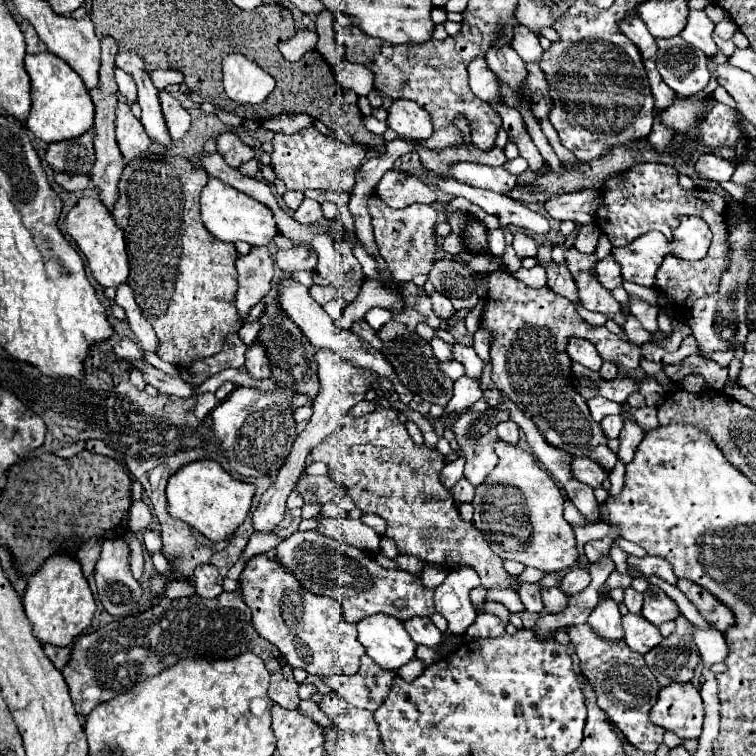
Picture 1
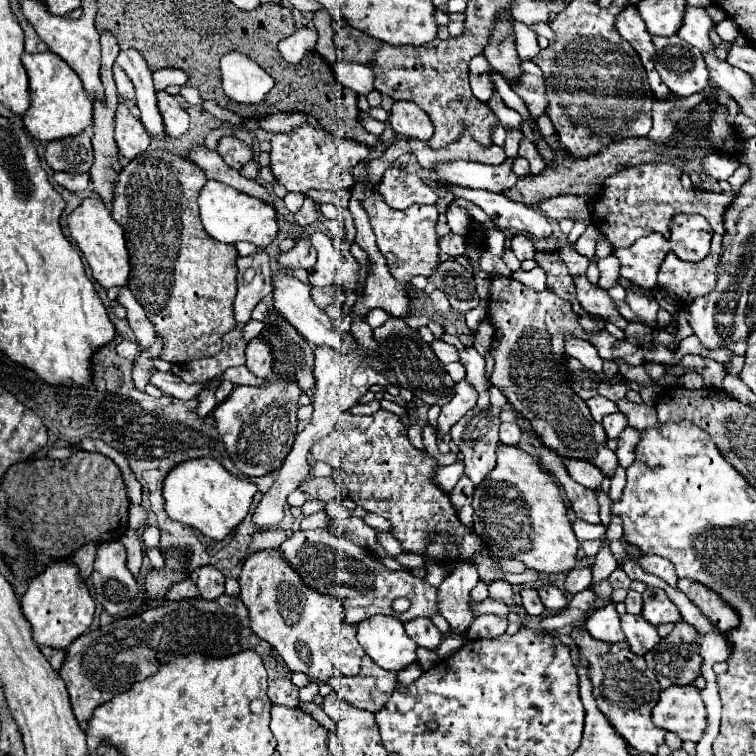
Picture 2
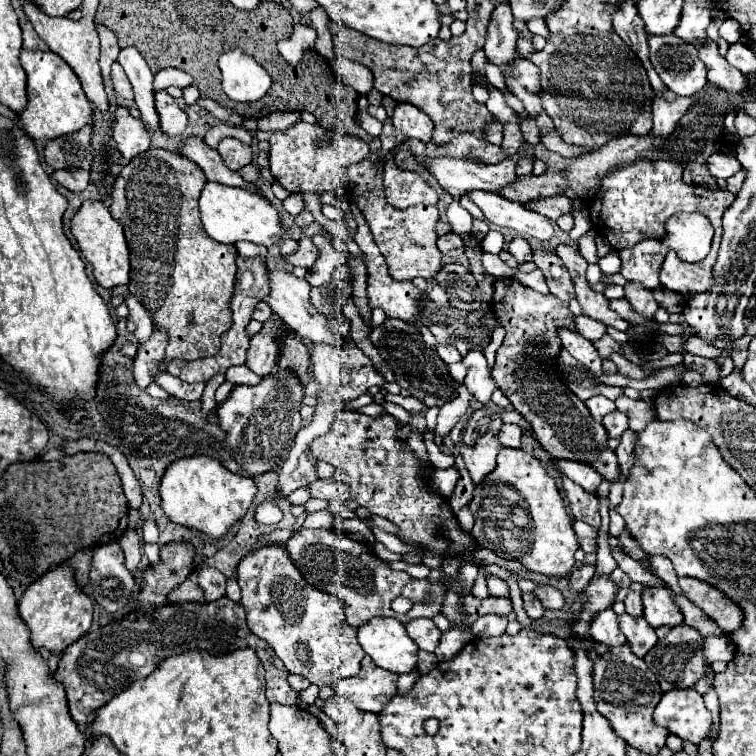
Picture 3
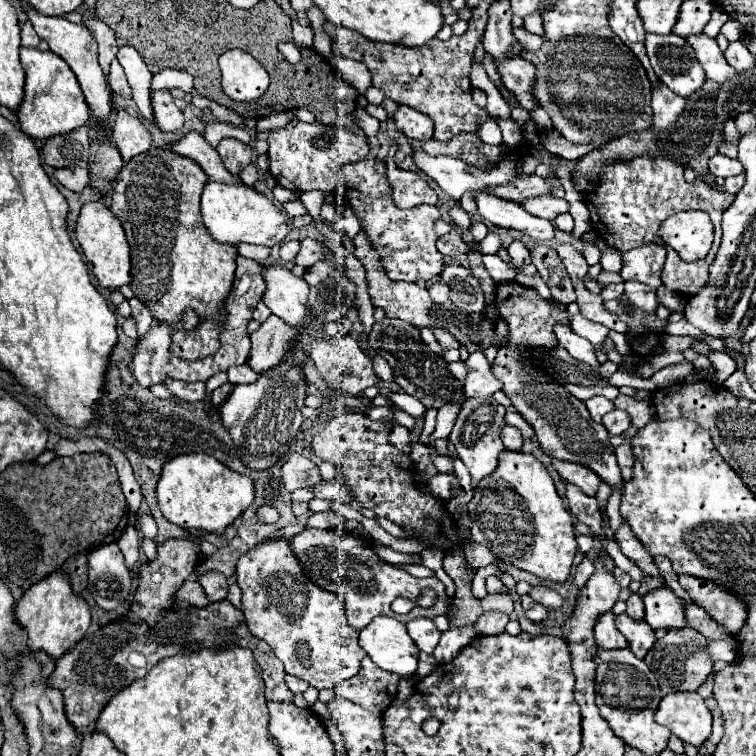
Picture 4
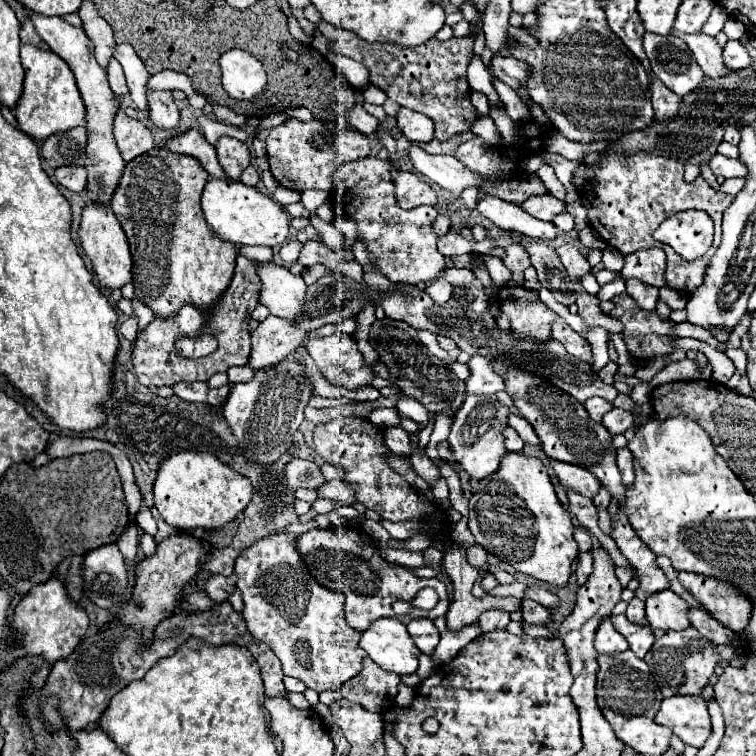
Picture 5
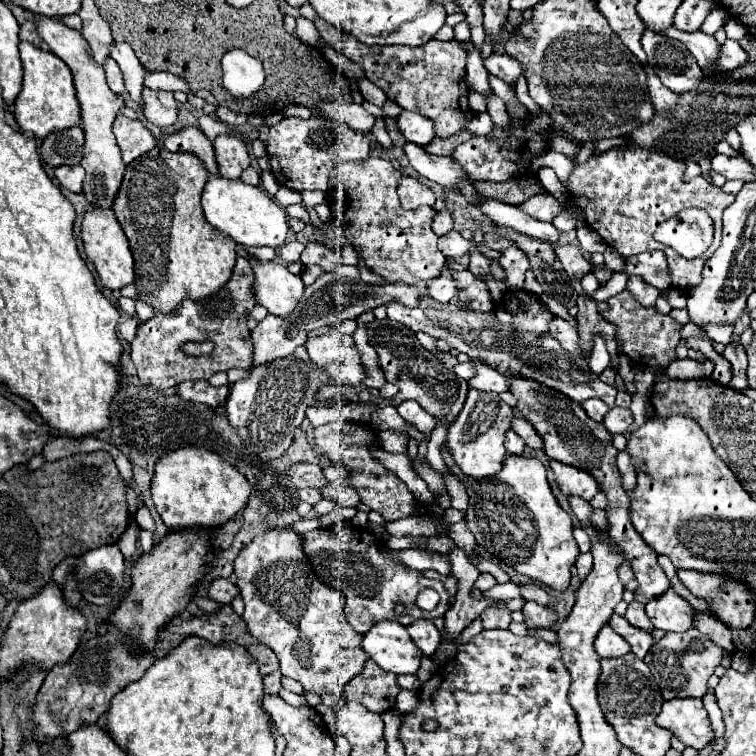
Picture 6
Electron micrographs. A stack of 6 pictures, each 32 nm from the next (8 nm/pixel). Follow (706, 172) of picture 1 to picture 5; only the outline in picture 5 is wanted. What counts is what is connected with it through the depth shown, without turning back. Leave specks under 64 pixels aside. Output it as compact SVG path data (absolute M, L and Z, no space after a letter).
M722 154L712 156L710 168L716 176L724 178L748 178L748 168L744 168L744 162L740 158L728 158Z

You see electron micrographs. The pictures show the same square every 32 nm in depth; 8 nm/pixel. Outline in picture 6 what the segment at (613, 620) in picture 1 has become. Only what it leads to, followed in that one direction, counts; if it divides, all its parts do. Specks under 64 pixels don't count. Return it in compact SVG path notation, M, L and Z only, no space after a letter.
M604 626L594 642L594 648L598 652L600 658L618 658L618 656L624 656L630 652L630 646L628 642L618 636L610 626Z

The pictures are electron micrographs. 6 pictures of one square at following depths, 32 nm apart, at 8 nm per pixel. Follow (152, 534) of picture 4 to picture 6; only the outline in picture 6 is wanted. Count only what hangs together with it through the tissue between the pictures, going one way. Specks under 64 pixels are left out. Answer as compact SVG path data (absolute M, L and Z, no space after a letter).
M140 504L138 510L136 510L136 522L138 522L140 528L154 530L154 520L152 520L152 516L150 516L150 512L148 512L148 508L144 504Z

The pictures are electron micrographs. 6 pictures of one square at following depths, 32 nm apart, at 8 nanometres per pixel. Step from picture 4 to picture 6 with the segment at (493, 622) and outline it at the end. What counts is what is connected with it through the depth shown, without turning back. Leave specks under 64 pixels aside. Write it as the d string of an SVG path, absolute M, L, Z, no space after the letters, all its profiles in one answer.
M494 602L482 612L482 622L484 622L484 628L508 628L512 622L512 616L504 602Z

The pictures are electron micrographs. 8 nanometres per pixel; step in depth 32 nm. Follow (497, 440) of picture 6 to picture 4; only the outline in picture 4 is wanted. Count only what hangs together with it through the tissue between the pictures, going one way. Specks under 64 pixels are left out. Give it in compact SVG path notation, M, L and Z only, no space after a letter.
M492 396L490 400L476 400L476 398L468 398L456 418L456 424L452 428L450 434L450 442L456 448L456 456L464 462L464 466L468 468L472 480L482 480L484 476L492 474L498 466L498 456L504 450L504 444L500 440L500 430L504 428L504 414L506 408L500 406Z

